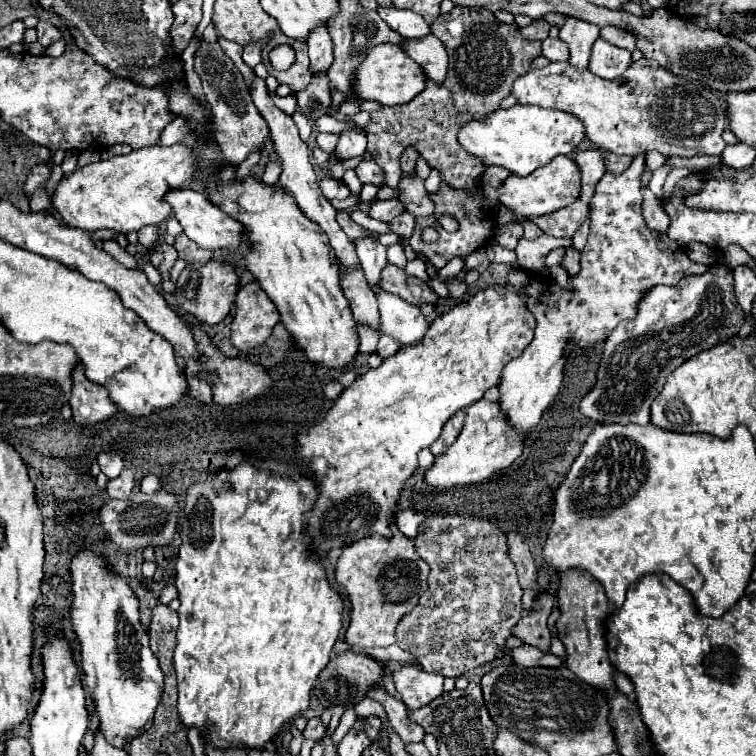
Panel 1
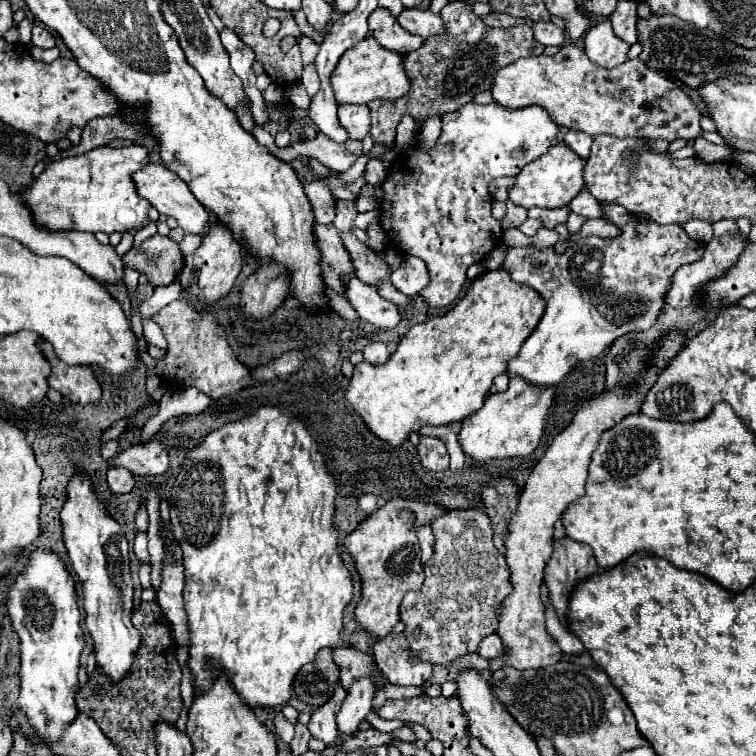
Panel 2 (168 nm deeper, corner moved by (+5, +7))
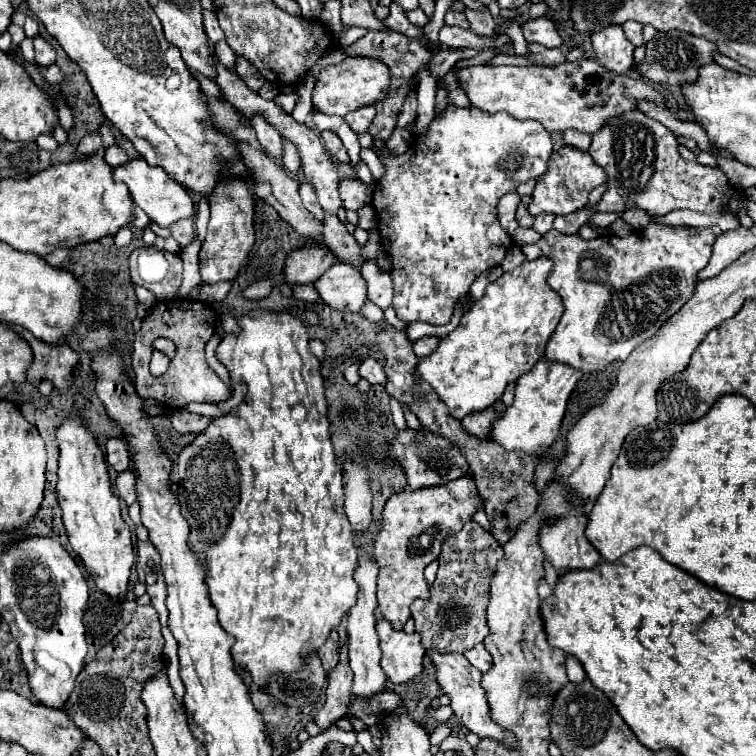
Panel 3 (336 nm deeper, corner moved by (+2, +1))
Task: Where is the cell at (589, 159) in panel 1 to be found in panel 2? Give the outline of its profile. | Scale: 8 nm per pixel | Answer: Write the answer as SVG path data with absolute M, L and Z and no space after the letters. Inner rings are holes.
M569 129L565 133L565 145L569 145L579 157L587 159L589 157L589 149L591 149L591 143L593 143L593 137L589 137L587 133L581 133L577 129Z

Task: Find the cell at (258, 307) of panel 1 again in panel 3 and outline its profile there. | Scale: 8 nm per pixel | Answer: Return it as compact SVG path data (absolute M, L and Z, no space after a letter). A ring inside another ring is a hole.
M310 243L288 255L282 267L282 275L290 287L310 285L334 263L336 263L336 255L330 249L326 249L324 245Z

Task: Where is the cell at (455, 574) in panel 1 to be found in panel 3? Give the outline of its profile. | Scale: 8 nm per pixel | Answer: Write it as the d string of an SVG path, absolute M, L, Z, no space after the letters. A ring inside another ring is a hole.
M476 521L464 523L464 527L444 541L438 557L440 569L430 585L430 599L418 599L412 603L412 619L416 631L422 637L422 647L444 653L464 653L488 637L486 605L490 579L496 571L496 563L502 557L502 547L496 539L482 529Z

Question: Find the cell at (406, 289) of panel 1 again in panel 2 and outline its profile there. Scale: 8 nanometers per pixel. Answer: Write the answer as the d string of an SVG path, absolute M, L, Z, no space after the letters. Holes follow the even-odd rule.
M341 233L341 239L353 261L355 275L361 281L369 285L379 285L381 281L387 281L391 277L391 271L387 269L385 261L377 257L375 251L371 251L365 243L361 243L353 233Z

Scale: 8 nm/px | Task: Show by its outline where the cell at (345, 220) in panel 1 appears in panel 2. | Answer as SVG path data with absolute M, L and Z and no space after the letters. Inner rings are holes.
M311 181L311 183L305 183L303 185L305 189L305 195L313 207L313 215L315 215L315 221L317 223L333 223L333 217L335 217L335 199L331 197L331 191L325 183L321 181Z

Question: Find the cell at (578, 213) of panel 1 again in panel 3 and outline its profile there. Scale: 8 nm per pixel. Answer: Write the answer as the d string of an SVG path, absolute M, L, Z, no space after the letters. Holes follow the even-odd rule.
M542 213L542 215L534 217L534 225L532 225L532 229L538 231L538 233L546 233L546 231L552 229L552 223L554 223L554 215L550 215L550 213Z

